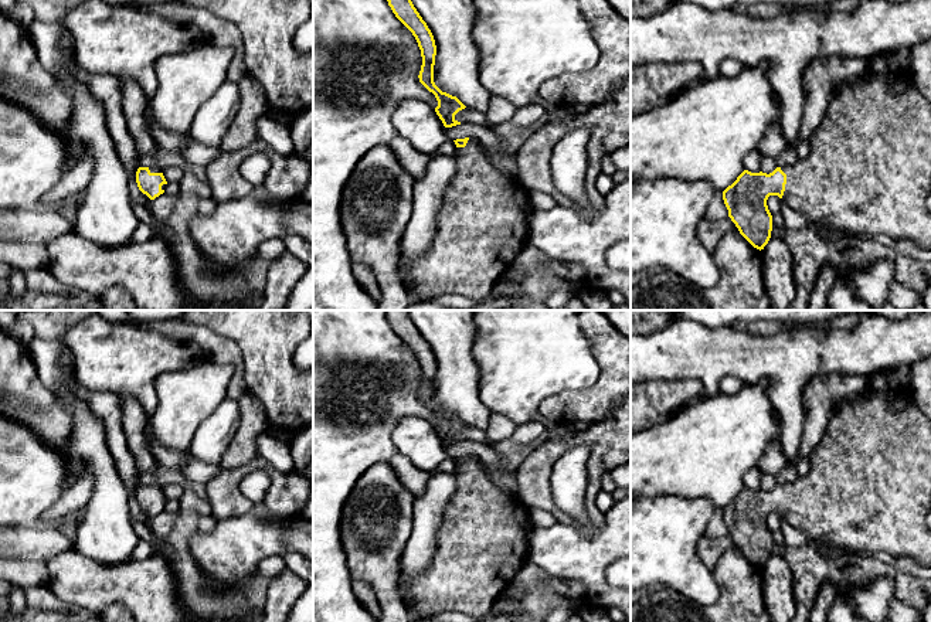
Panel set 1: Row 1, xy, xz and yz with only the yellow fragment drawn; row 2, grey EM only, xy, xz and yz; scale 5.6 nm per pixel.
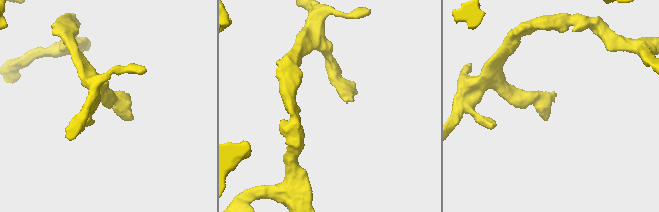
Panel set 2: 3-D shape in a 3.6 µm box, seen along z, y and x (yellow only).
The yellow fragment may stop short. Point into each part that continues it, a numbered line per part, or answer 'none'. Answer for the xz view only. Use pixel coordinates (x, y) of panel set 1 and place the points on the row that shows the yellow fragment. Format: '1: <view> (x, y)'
1: xz (482, 224)

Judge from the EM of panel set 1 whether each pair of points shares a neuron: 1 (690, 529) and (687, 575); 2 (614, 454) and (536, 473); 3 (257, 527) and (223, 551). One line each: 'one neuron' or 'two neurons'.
1: one neuron
2: one neuron
3: one neuron

